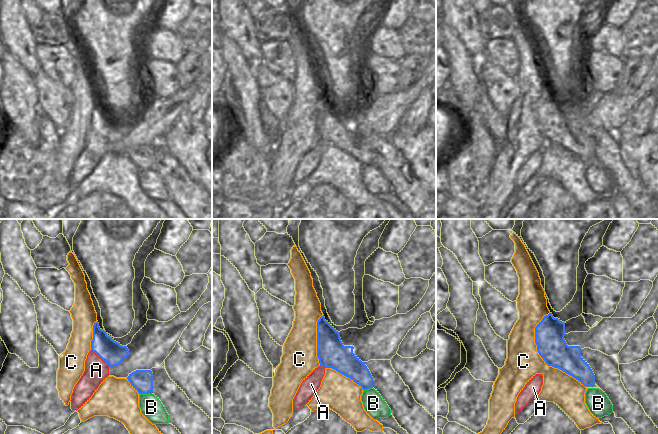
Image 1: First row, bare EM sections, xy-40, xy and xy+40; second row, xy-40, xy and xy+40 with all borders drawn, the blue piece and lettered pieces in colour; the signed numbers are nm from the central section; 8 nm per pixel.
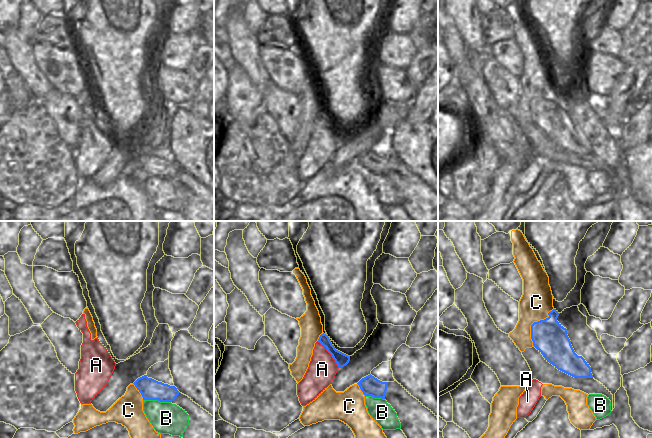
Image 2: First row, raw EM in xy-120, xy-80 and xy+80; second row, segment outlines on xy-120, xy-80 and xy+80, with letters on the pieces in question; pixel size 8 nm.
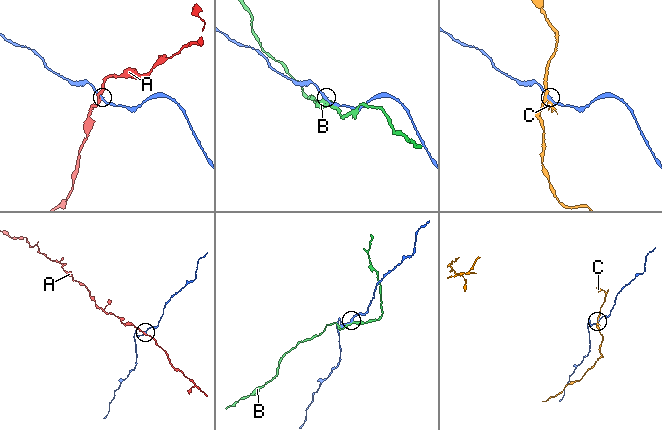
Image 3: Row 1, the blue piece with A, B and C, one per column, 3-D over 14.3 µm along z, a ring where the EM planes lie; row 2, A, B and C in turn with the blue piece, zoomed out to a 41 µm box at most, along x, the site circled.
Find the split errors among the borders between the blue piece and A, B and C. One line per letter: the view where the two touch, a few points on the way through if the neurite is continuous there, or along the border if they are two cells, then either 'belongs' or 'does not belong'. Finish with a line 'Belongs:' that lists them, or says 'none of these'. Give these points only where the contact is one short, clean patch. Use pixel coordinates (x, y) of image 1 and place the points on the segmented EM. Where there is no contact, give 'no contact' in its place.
A: contact in xy-40; border xy-40 (91, 349), (109, 367); does not belong
B: contact in xy-40; does not belong
C: contact in xy+40; does not belong
Belongs: none of these

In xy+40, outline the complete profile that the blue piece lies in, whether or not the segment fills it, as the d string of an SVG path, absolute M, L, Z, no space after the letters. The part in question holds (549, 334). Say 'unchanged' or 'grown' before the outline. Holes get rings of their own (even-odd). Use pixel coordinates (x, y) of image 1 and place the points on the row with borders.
unchanged | M552 313L544 316L535 327L537 351L548 366L558 368L578 380L592 386L595 375L589 364L581 357L580 346L568 346L565 339L565 323Z

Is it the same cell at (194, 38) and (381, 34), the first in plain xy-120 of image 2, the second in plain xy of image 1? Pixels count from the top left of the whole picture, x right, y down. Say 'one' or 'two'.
one

